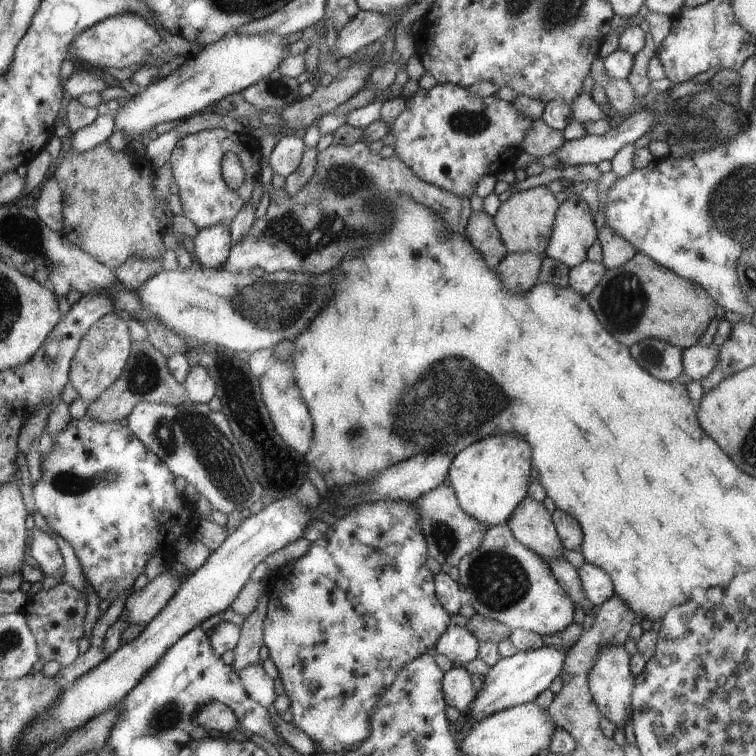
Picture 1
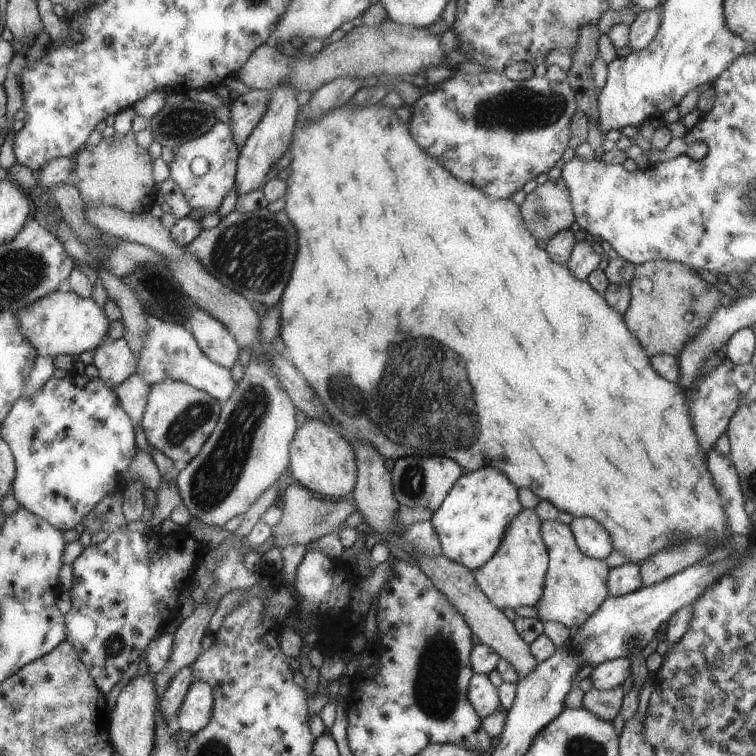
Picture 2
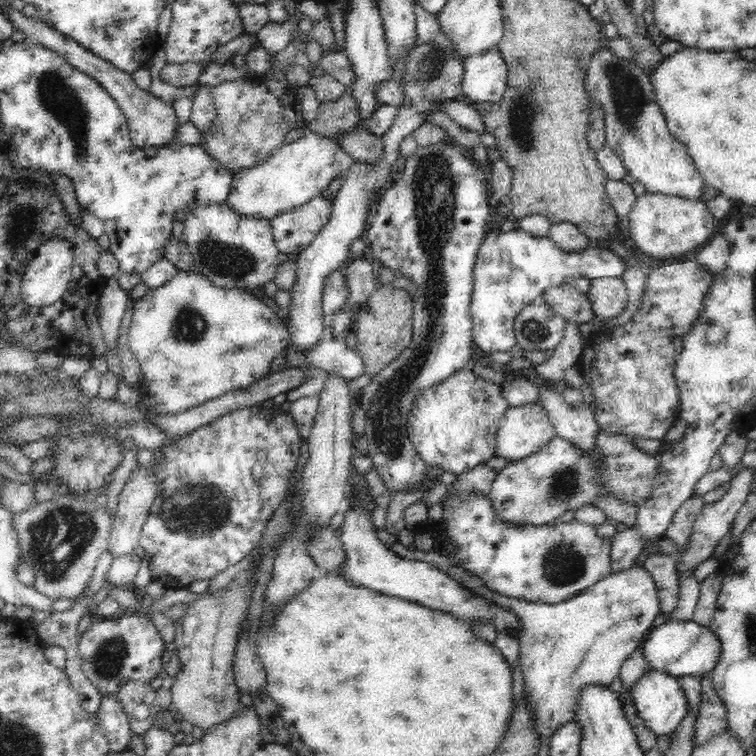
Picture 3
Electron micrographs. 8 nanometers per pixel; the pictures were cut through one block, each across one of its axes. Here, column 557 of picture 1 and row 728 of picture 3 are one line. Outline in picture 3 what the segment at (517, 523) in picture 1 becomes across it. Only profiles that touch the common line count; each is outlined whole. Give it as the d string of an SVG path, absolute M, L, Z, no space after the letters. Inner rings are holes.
M399 542L389 547L402 558L435 564L477 595L519 615L523 623L522 637L518 641L525 707L530 712L530 729L540 736L540 742L549 740L558 728L573 721L578 696L586 686L610 686L619 676L620 666L638 648L660 612L656 585L643 566L608 574L570 601L545 605L498 596L473 574L465 573L449 557L433 549L409 550Z

